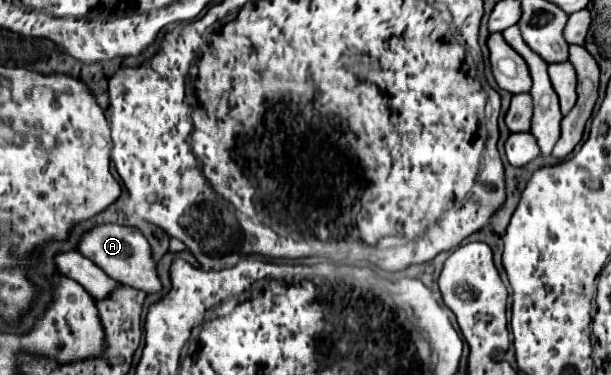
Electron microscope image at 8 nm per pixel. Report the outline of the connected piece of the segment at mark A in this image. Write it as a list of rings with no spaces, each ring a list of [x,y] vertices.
[[[125,225],[95,227],[93,231],[89,231],[83,237],[79,251],[81,251],[81,255],[85,255],[93,263],[97,263],[111,279],[115,279],[123,285],[137,287],[139,291],[145,291],[147,295],[159,293],[163,289],[161,279],[157,275],[157,263],[153,261],[153,255],[151,255],[151,247],[149,247],[147,239],[143,237],[143,233],[139,233],[137,229],[131,229]]]

